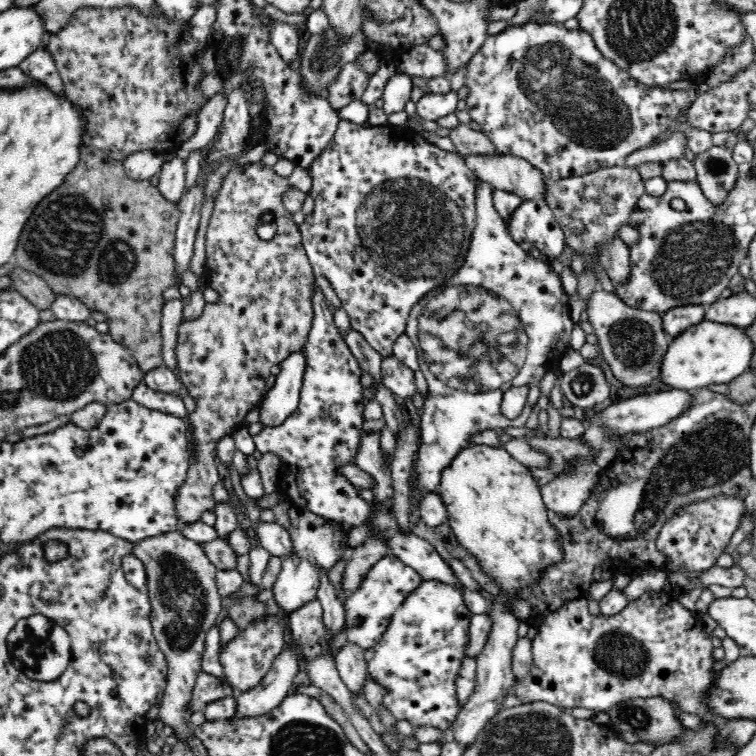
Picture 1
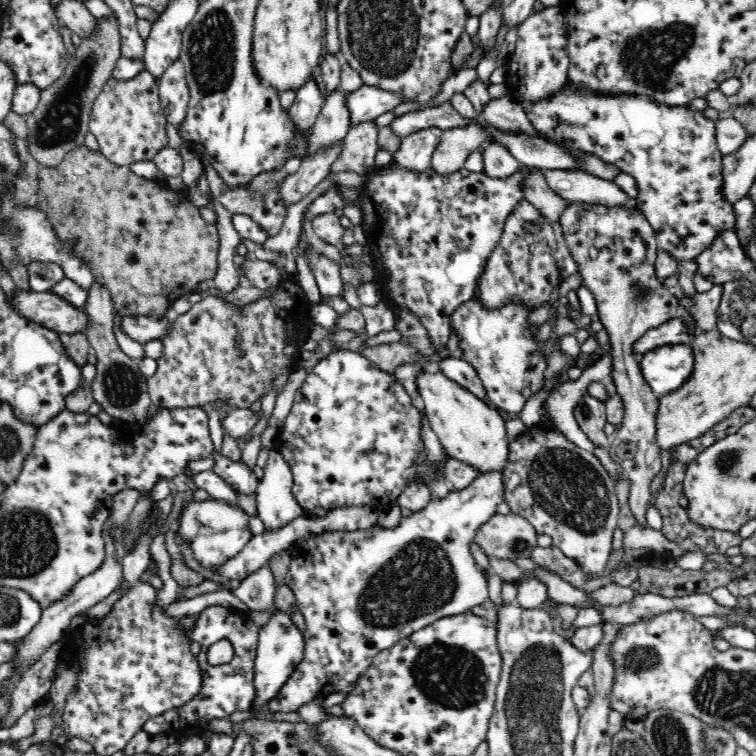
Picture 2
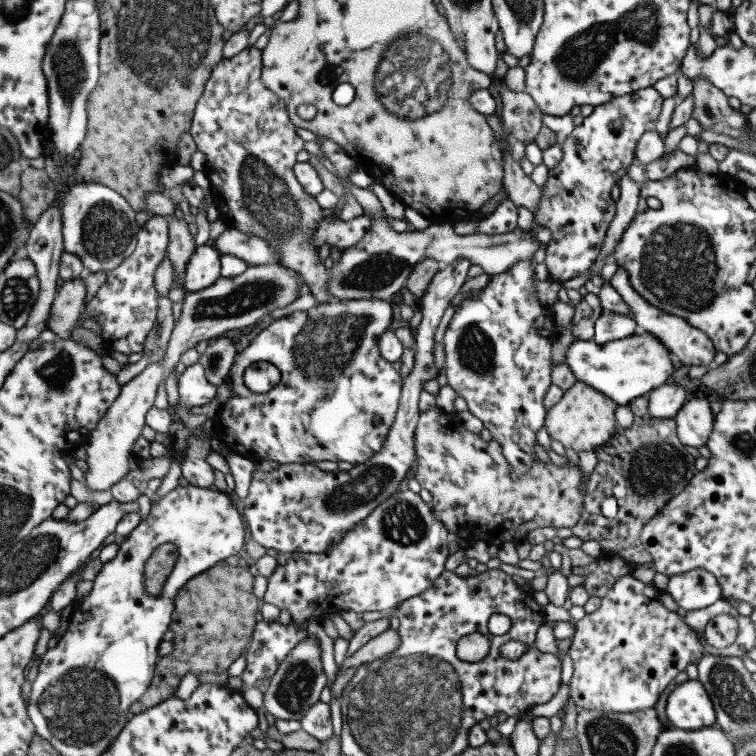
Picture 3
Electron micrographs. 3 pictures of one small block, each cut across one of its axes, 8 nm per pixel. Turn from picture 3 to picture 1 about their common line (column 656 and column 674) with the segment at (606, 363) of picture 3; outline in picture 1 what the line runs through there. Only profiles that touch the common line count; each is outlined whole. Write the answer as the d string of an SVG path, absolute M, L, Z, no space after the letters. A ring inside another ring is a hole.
M704 319L671 340L660 377L671 388L691 392L706 388L709 384L728 384L750 367L754 350L754 343L744 329Z

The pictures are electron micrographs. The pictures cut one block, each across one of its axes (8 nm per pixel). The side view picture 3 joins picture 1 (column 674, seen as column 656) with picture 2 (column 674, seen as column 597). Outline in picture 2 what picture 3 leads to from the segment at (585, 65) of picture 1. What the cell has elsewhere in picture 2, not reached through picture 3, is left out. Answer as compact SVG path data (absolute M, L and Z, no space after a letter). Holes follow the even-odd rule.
M569 80L556 96L538 100L534 104L522 104L530 125L544 137L548 137L548 140L553 142L556 139L556 142L560 141L566 148L570 145L574 149L590 153L635 178L637 197L634 202L638 204L641 218L650 221L650 226L656 231L658 249L672 253L678 264L682 260L695 264L701 253L710 247L723 231L735 232L734 207L722 195L723 154L717 147L714 122L706 118L703 111L695 111L687 105L658 104L649 96L593 94L587 92L583 86L571 86Z

